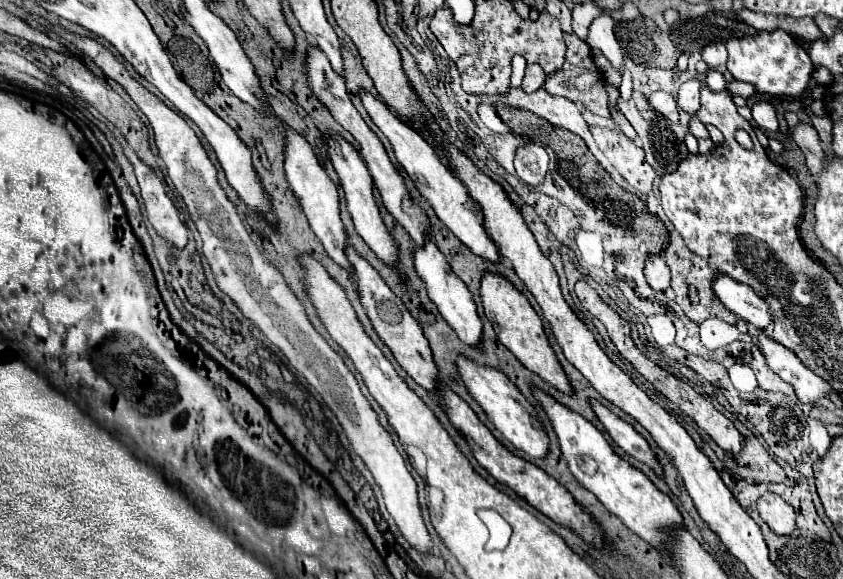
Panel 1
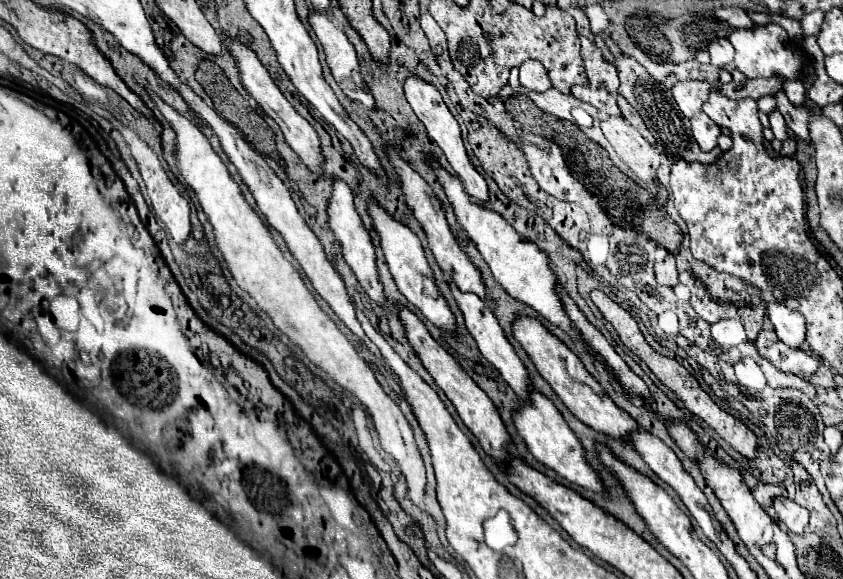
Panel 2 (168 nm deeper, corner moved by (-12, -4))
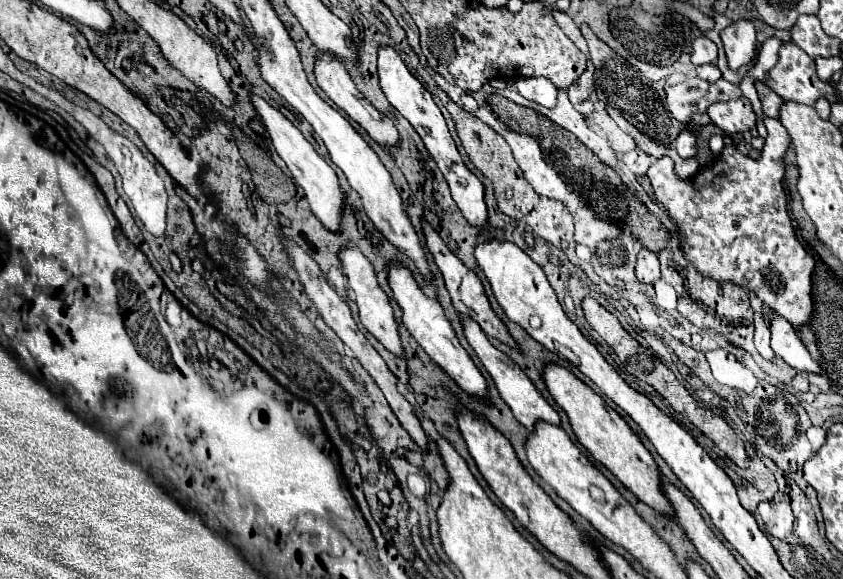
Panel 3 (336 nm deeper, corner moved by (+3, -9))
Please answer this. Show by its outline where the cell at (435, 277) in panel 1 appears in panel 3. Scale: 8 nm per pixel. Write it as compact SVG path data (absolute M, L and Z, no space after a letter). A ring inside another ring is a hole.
M469 317L463 319L463 327L465 327L467 341L471 343L471 347L475 349L475 353L477 353L479 359L483 361L485 369L491 373L491 377L493 377L493 381L495 381L495 385L497 385L501 397L503 397L505 403L511 407L515 419L517 419L529 433L535 431L535 425L537 425L539 421L547 421L547 423L551 423L551 425L561 425L561 419L559 419L557 411L543 399L543 395L535 389L535 385L529 381L529 377L527 377L505 353L501 353L499 349L495 349L495 347L489 343L489 339L487 339L487 335L481 331L481 327L479 327L477 323L473 323L473 319L469 319Z

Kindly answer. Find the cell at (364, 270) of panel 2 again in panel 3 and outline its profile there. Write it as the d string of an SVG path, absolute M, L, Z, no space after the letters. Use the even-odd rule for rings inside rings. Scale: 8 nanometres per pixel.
M351 245L351 247L347 247L347 249L341 251L341 265L343 265L343 269L345 269L345 275L347 275L347 281L349 281L349 287L351 287L353 295L355 295L355 299L359 299L359 319L361 319L361 323L365 325L365 329L367 329L377 341L381 341L387 351L391 351L393 355L405 359L405 351L403 351L403 345L401 345L399 333L397 333L397 323L395 323L395 319L393 319L393 309L391 309L391 305L389 305L389 297L387 297L385 291L379 287L371 263L365 259L365 255L359 251L359 247Z

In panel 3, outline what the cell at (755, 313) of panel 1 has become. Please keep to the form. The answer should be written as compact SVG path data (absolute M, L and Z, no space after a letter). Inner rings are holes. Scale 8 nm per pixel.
M775 315L771 321L771 347L775 355L779 355L793 369L801 369L807 373L819 373L819 375L825 373L825 369L807 351L805 343L797 335L797 329L779 315Z

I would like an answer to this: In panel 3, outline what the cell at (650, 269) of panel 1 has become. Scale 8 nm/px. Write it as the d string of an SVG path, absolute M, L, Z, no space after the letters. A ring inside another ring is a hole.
M641 249L637 253L637 265L635 265L635 275L641 283L655 283L659 279L659 259L657 253L649 249Z

